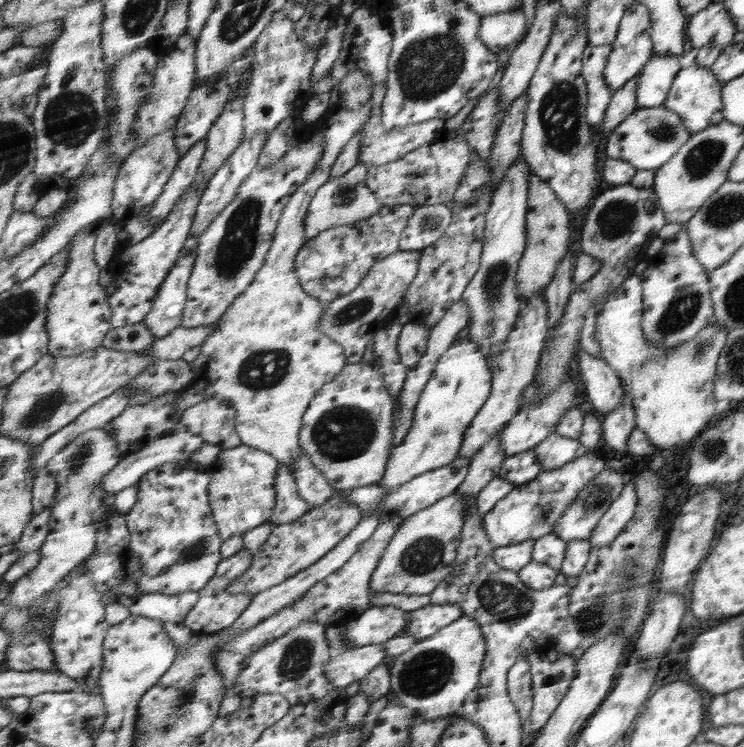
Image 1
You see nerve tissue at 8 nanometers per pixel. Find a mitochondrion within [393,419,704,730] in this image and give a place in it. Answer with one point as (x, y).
(427, 673)

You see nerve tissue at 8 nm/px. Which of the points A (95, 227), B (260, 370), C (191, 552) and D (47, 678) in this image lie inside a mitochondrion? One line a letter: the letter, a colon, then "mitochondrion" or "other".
A: other
B: mitochondrion
C: mitochondrion
D: other

